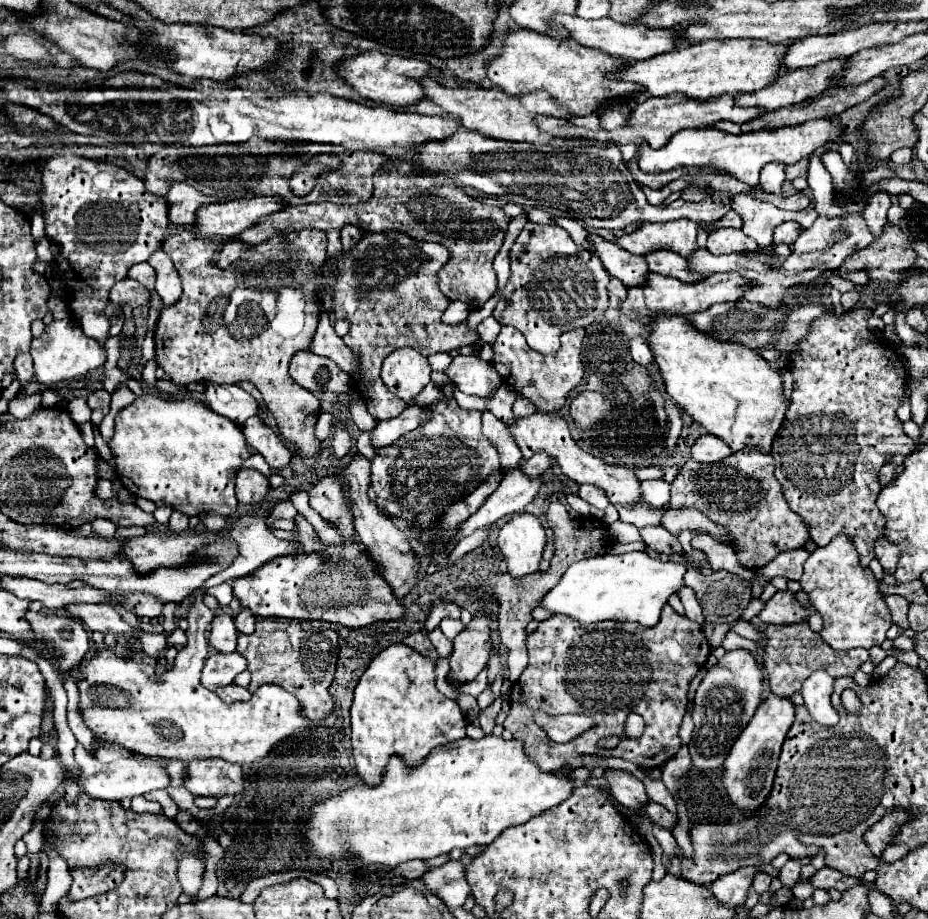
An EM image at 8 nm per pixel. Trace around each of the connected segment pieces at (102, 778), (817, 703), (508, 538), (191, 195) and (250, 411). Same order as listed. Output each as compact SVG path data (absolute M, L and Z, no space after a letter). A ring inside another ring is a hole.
M81 745L75 747L75 761L79 765L79 775L69 773L69 779L91 799L103 799L103 801L123 801L131 799L135 795L145 795L153 789L165 789L169 787L169 775L167 771L153 761L135 761L135 759L119 759L113 763L99 763L91 753L87 753Z
M815 671L811 673L803 683L803 699L805 707L811 713L811 717L821 725L835 725L839 721L839 715L833 711L833 705L829 701L833 693L833 677L827 675L827 671Z
M525 511L513 515L499 529L497 541L513 577L521 577L539 569L545 549L545 529L539 517Z
M173 181L167 195L163 197L169 203L169 221L179 227L187 227L197 221L197 209L215 201L213 197L203 195L195 187L183 181Z
M207 383L201 397L209 409L213 409L215 413L223 417L229 417L237 425L243 425L259 409L257 401L247 391L243 391L239 385Z

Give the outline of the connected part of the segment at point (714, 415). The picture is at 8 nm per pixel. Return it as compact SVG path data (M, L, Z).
M663 315L657 317L649 347L655 353L655 363L661 369L667 393L681 405L681 409L701 427L705 427L711 435L723 439L733 451L755 447L765 453L771 451L771 443L783 423L783 411L787 409L787 399L783 395L783 381L777 369L773 369L757 351L747 349L735 343L721 343L715 339L705 337L703 333L695 331L683 317Z

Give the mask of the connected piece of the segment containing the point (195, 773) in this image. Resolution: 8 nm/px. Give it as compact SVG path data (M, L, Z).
M221 759L195 761L189 763L185 779L185 789L195 797L223 797L237 795L247 787L247 781L235 781L239 777L237 765L231 765Z

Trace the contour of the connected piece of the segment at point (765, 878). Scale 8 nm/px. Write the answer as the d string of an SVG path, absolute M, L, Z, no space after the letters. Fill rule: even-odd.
M759 873L759 875L755 875L753 887L755 887L755 891L757 891L759 895L763 895L763 893L769 891L769 887L771 887L771 875L767 875L767 873Z

